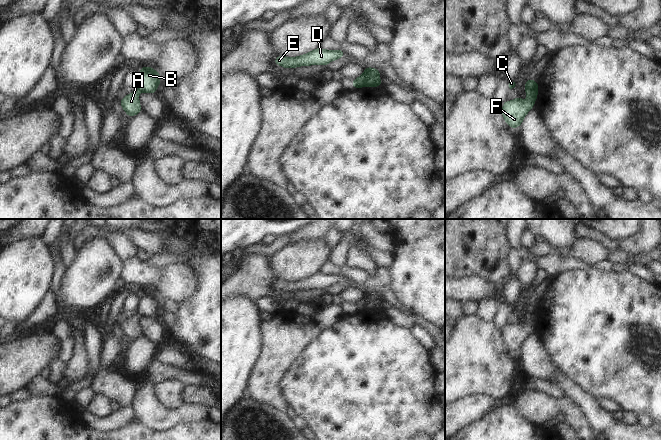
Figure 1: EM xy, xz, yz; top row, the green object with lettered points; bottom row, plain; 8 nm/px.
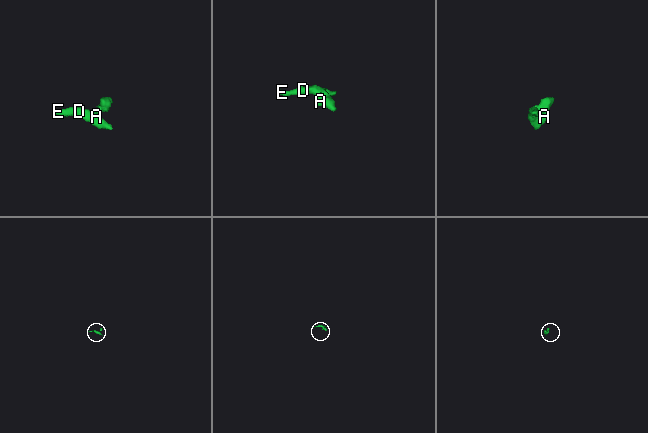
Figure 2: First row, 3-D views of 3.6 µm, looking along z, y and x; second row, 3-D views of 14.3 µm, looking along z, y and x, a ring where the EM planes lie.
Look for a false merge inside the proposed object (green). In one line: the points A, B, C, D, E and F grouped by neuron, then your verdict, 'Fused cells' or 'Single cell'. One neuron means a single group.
Groups: A D E F / B C. Fused cells.

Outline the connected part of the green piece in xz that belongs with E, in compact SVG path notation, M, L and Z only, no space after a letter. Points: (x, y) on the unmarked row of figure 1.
M320 271L317 273L297 280L295 282L287 282L285 280L278 280L274 286L277 289L281 289L285 292L295 292L297 290L310 290L312 288L320 288L325 290L329 286L341 282L346 277L342 274L322 274Z

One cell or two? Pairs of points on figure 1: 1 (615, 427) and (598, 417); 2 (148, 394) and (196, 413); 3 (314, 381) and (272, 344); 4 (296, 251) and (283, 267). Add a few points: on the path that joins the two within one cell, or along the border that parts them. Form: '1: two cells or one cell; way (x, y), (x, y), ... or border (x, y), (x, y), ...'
1: one cell; way (611, 426), (602, 421)
2: one cell; way (156, 407), (163, 414), (183, 414)
3: two cells; border (308, 344), (294, 360), (280, 382)
4: one cell; way (295, 255), (287, 263)

